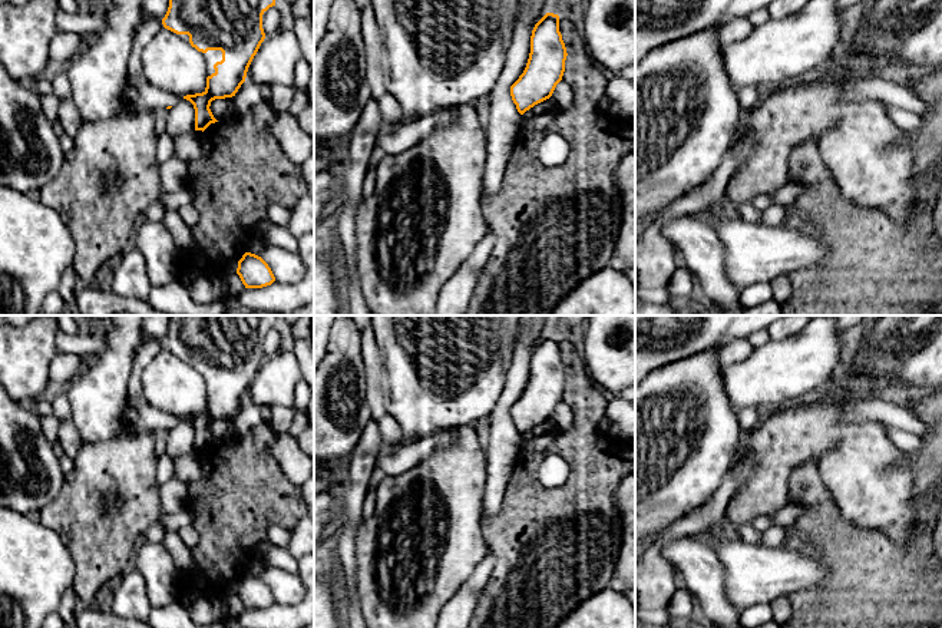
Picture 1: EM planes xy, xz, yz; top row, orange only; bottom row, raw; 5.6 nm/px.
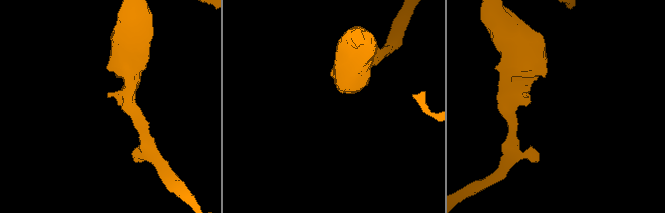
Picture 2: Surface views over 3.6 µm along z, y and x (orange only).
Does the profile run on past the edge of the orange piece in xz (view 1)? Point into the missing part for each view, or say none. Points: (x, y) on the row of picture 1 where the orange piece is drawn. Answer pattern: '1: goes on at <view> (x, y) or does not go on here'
1: does not go on here

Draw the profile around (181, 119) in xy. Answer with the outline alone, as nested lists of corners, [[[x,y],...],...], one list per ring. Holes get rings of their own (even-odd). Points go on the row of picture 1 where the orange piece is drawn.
[[[182,99],[169,109],[166,133],[176,138],[191,130],[195,130],[195,109],[189,100]]]

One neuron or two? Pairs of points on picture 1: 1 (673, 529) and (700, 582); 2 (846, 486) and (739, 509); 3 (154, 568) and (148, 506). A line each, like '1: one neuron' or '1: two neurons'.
1: two neurons
2: one neuron
3: two neurons

